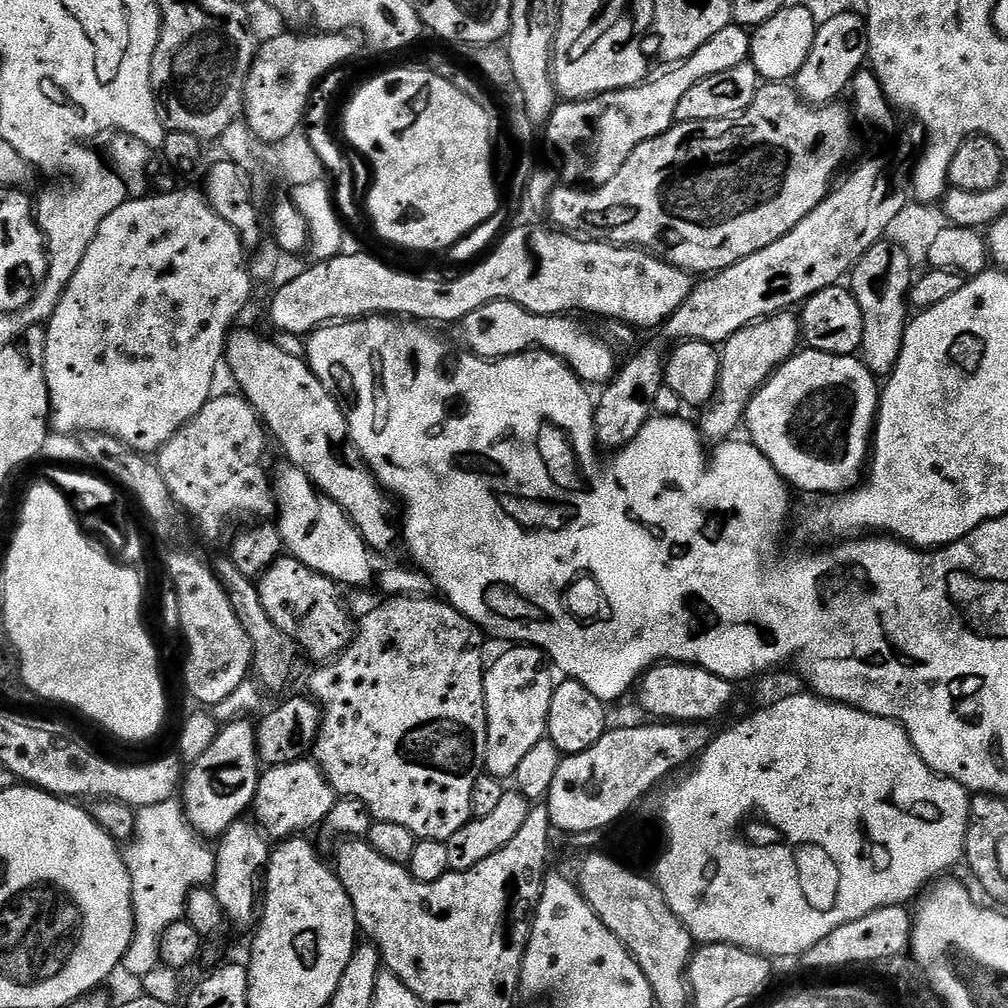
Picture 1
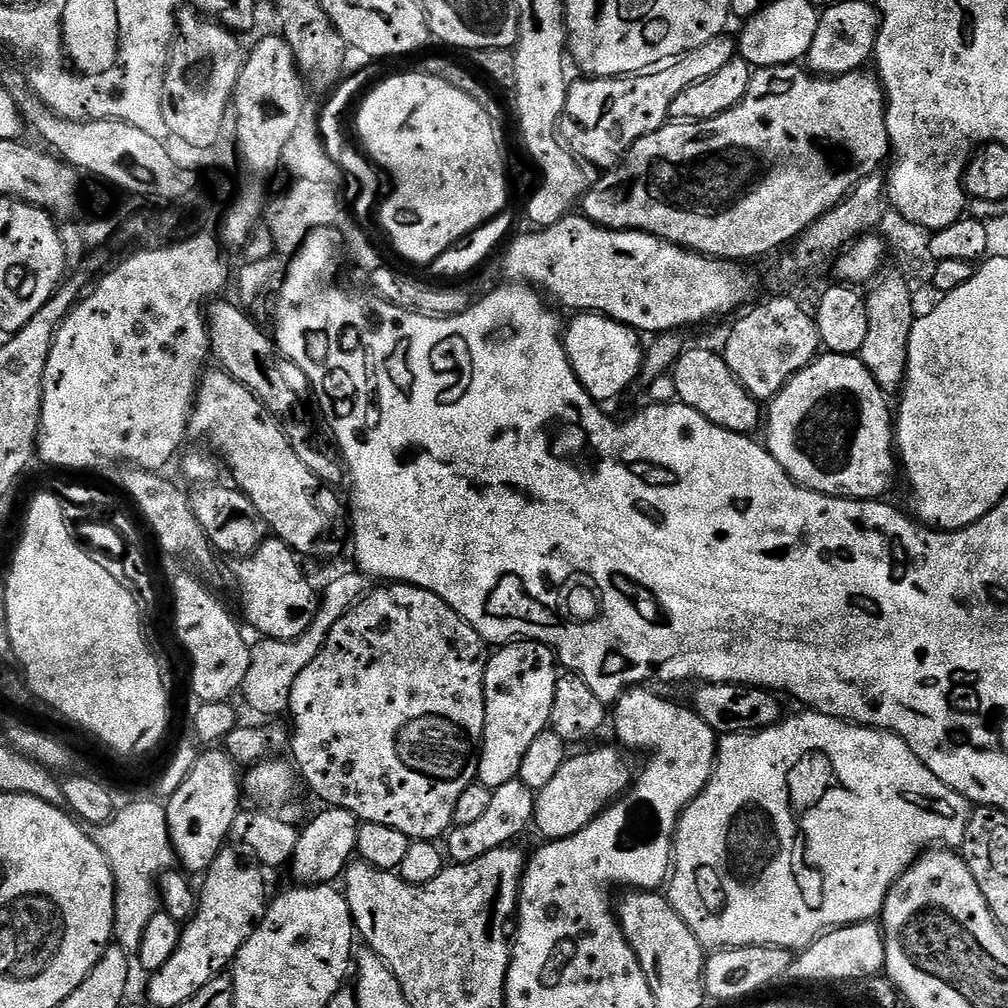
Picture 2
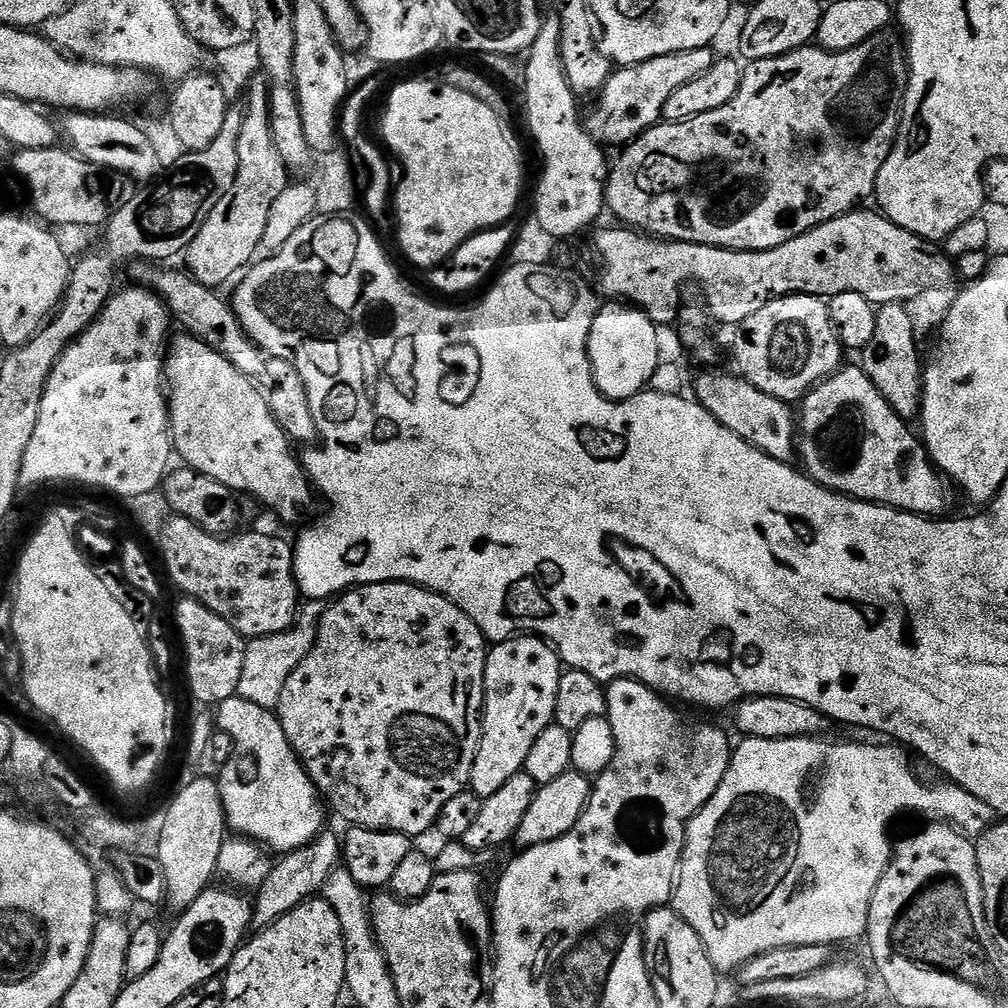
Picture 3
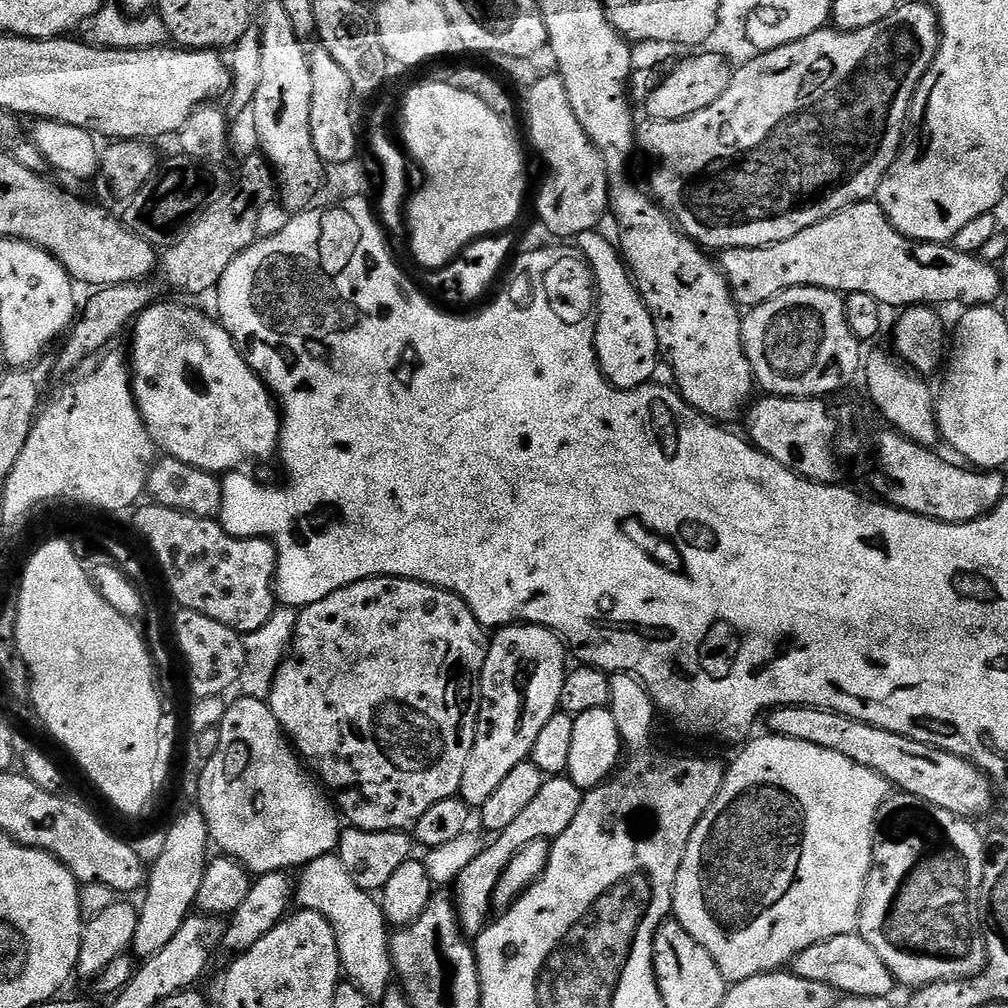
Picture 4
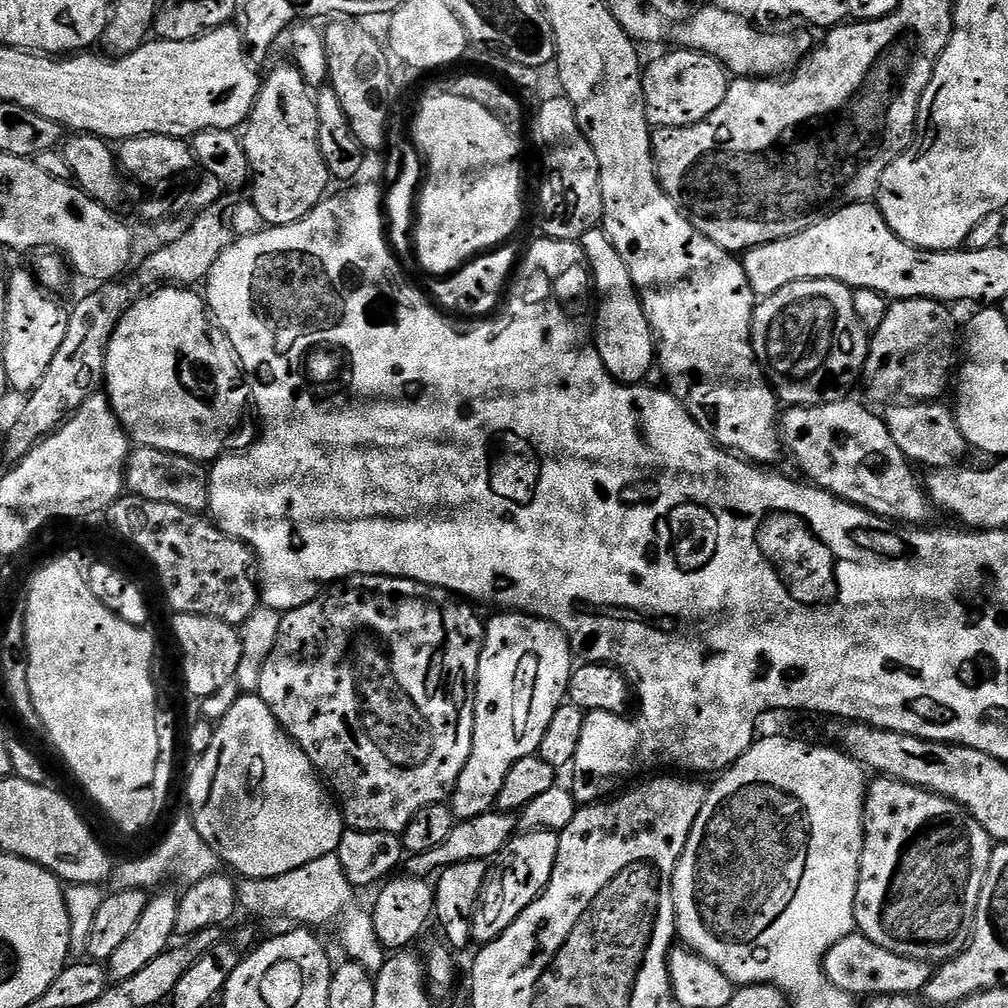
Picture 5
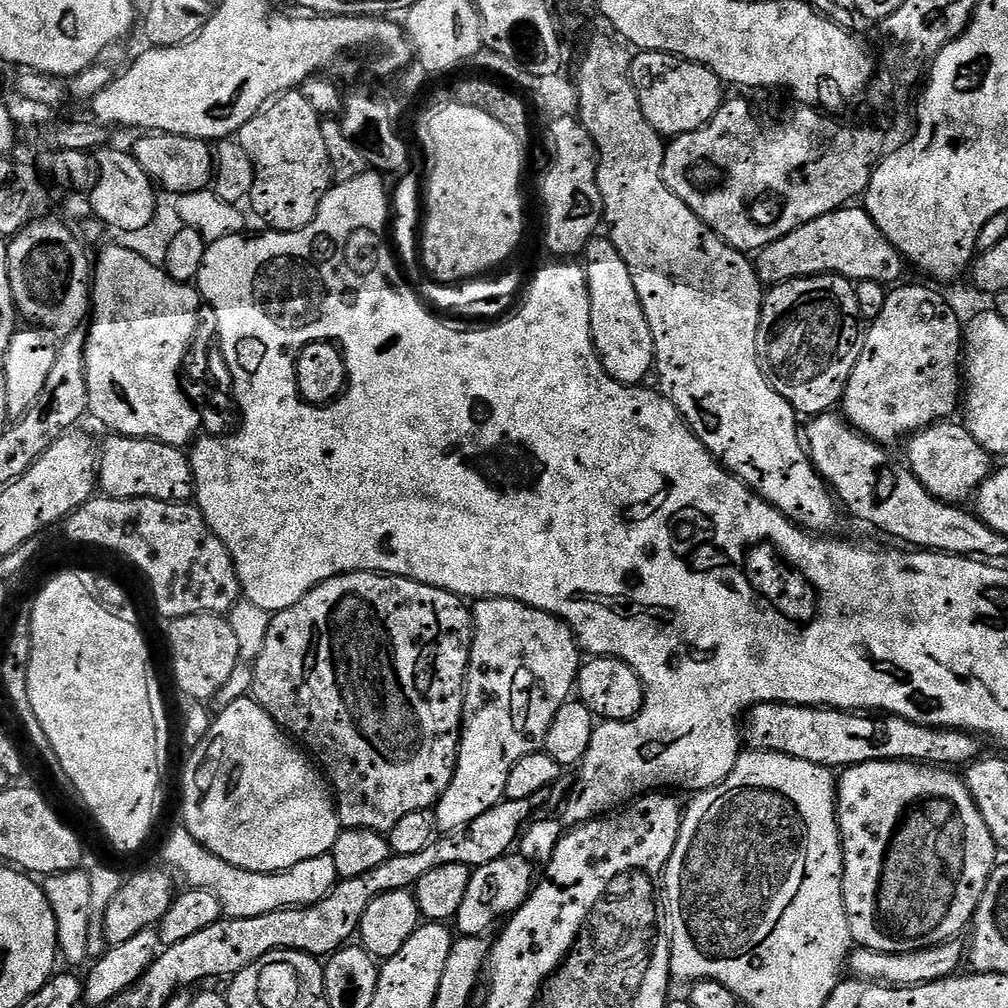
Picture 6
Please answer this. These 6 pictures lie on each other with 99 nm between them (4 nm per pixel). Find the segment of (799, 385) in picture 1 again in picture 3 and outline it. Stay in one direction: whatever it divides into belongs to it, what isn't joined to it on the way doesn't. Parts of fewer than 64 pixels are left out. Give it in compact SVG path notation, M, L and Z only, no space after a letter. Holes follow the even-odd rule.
M841 367L840 371L820 381L798 408L798 456L804 459L803 471L816 483L832 492L843 492L855 500L869 500L871 504L886 504L901 512L915 512L917 516L939 517L948 508L949 481L932 463L921 437L911 432L909 421L903 420L878 394L878 386L870 382L863 367Z

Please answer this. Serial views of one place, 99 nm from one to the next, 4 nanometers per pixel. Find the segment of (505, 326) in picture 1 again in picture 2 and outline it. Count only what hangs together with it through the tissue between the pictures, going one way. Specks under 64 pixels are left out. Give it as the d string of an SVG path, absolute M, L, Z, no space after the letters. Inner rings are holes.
M576 314L571 318L573 320L569 324L567 321L562 339L574 374L580 379L580 385L597 402L618 399L636 379L641 379L646 351L645 345L640 345L641 333L599 314Z

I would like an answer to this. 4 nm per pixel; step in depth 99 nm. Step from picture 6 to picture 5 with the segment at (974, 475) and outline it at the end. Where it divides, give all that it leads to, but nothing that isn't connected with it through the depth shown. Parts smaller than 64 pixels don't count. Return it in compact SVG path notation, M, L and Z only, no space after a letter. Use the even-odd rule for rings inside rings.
M896 402L889 412L883 413L890 438L898 442L898 450L913 465L925 464L925 469L955 468L961 463L964 452L969 451L962 430L956 424L953 409L944 402Z

